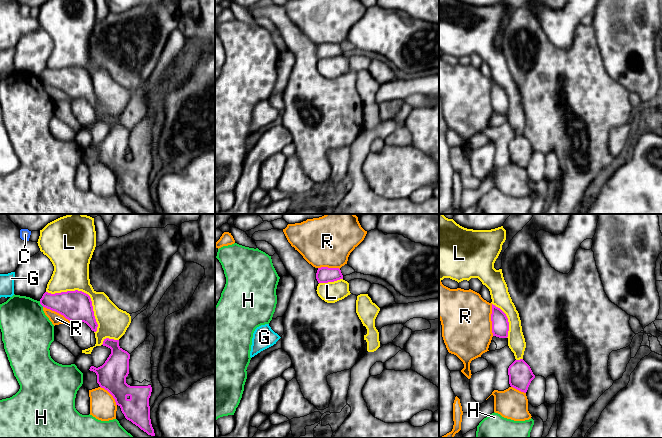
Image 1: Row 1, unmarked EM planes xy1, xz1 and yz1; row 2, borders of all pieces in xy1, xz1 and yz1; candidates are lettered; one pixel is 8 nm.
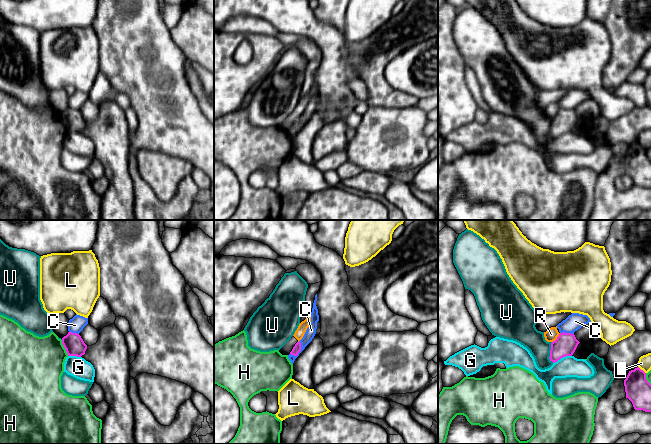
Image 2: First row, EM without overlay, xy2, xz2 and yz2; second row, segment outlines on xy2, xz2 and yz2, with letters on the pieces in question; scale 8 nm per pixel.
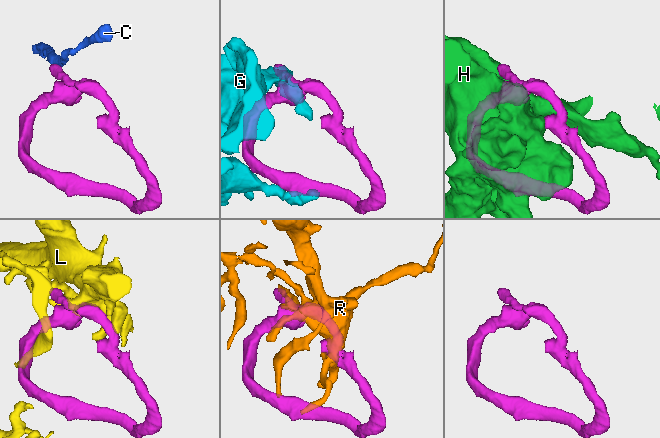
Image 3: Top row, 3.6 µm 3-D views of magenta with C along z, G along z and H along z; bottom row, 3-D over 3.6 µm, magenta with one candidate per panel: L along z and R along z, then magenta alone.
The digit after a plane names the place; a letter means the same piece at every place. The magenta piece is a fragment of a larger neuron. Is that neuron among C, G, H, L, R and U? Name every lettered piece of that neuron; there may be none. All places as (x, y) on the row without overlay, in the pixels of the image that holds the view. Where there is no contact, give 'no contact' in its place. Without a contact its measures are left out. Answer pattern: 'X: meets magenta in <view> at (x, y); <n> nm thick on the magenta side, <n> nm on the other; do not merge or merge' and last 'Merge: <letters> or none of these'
C: meets magenta in xz2 at (300, 126); 70 nm thick on the magenta side, 80 nm on the other; do not merge
G: meets magenta in yz2 at (562, 133); 180 nm thick on the magenta side, 170 nm on the other; do not merge
H: meets magenta in xy2 at (64, 123); 160 nm thick on the magenta side, 420 nm on the other; do not merge
L: meets magenta in xy1 at (85, 69); 260 nm thick on the magenta side, 280 nm on the other; do not merge
R: meets magenta in yz1 at (491, 96); 140 nm thick on the magenta side, 400 nm on the other; do not merge
U: meets magenta in yz2 at (550, 128); 180 nm thick on the magenta side, 180 nm on the other; do not merge
Merge: none of these

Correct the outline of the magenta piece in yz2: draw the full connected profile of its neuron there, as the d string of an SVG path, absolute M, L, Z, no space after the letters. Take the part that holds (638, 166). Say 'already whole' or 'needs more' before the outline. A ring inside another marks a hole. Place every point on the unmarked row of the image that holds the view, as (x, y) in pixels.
already whole; M639 143L629 147L626 155L624 156L626 174L628 174L635 186L643 186L651 188L651 160L646 155L646 149Z

